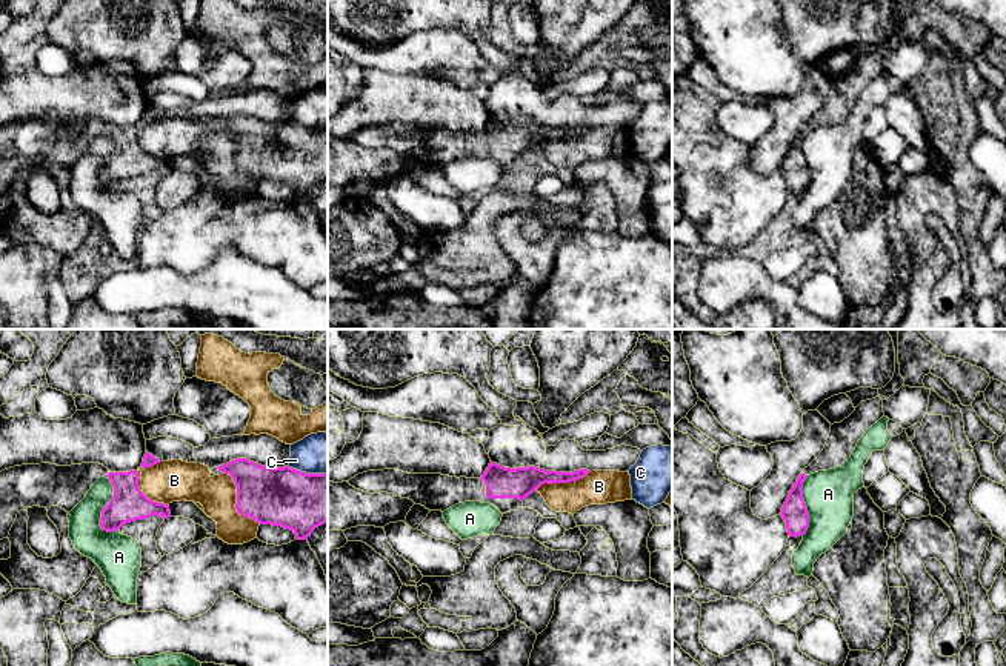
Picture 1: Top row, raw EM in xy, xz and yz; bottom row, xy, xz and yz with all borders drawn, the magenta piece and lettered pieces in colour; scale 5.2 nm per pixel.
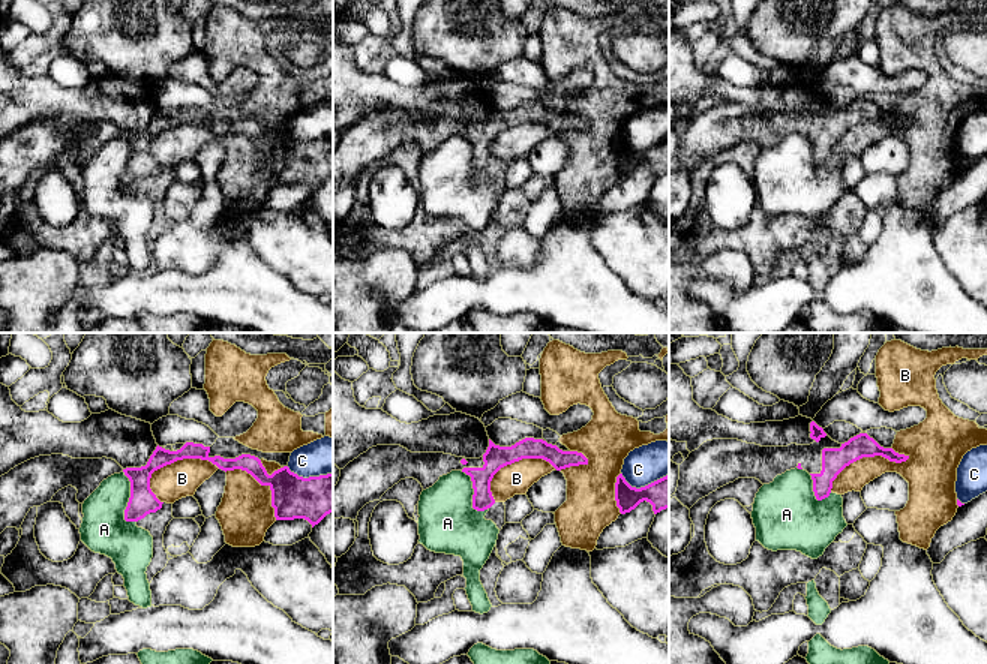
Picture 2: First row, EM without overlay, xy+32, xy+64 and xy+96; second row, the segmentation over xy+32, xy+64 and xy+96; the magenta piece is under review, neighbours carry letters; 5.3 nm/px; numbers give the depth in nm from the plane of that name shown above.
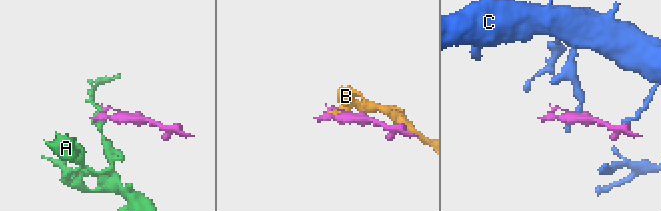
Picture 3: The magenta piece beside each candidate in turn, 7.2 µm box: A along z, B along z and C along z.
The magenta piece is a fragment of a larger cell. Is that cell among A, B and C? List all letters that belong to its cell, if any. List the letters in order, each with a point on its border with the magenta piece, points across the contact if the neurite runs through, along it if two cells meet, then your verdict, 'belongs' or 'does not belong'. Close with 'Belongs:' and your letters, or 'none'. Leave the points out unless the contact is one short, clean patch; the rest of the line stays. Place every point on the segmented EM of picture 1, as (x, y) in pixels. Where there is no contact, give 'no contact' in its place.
A: contact xy (105, 508); does not belong
B: contact xy (237, 502); does not belong
C: contact xy (308, 474); does not belong
Belongs: none

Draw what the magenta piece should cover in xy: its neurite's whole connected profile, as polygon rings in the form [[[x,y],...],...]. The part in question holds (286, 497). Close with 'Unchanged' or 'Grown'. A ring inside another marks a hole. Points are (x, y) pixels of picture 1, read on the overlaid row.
[[[248,458],[218,466],[237,486],[237,512],[260,524],[291,529],[297,540],[328,523],[328,474],[266,468]]]. Unchanged

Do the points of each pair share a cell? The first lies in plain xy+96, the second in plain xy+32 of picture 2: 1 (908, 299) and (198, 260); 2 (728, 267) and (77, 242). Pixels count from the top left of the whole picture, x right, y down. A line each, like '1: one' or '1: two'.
1: two
2: two

